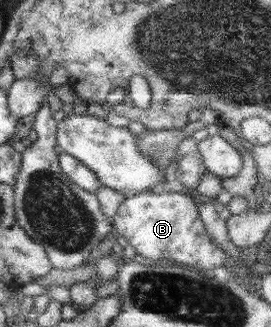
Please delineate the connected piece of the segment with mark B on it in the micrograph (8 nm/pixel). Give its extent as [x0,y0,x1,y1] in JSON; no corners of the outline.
[112,191,226,270]

